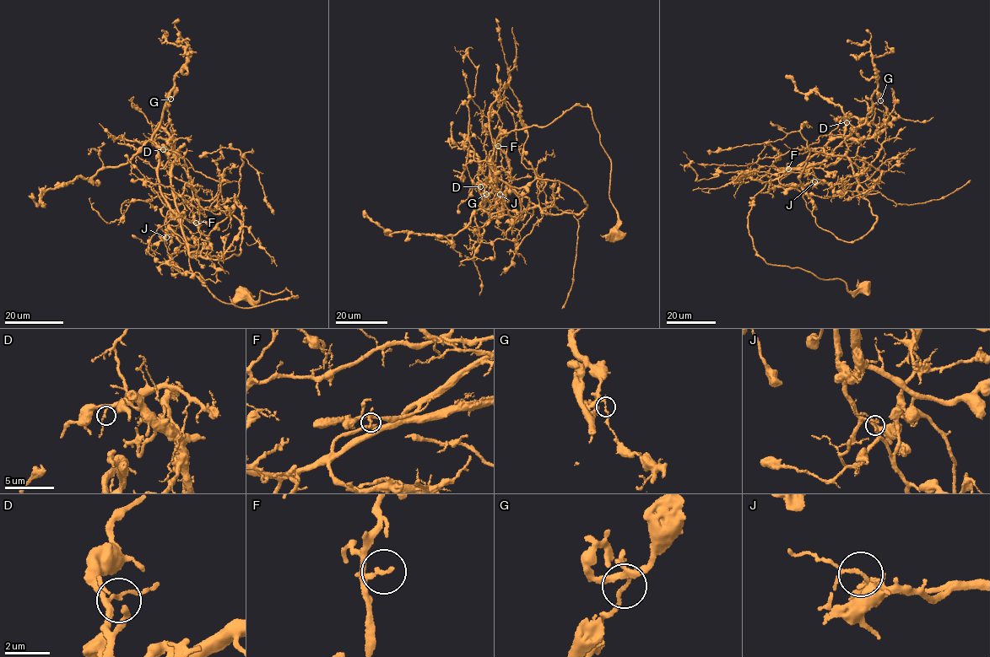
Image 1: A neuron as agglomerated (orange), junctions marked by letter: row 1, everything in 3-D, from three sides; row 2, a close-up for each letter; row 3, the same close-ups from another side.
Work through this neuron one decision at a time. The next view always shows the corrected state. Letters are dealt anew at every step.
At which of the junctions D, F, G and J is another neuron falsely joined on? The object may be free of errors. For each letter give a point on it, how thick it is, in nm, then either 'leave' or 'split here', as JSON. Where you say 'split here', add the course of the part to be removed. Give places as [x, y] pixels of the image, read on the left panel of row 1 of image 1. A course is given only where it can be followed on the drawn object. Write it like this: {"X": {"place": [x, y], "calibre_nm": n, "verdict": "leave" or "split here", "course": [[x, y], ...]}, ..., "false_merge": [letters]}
{"D": {"place": [163, 149], "calibre_nm": 110, "verdict": "leave"}, "F": {"place": [196, 223], "calibre_nm": 160, "verdict": "leave"}, "G": {"place": [170, 99], "calibre_nm": 90, "verdict": "split here", "course": [[170, 99], [199, 207], [243, 232], [240, 254], [210, 255], [240, 151], [273, 212]]}, "J": {"place": [166, 237], "calibre_nm": 130, "verdict": "leave"}, "false_merge": ["G"]}

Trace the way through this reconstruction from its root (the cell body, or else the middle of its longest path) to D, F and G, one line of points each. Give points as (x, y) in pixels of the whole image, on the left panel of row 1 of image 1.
D: (242, 293), (297, 297), (240, 308), (192, 273), (189, 257), (209, 244), (181, 196), (187, 165), (163, 149)
F: (242, 293), (256, 302), (260, 291), (286, 288), (297, 297), (222, 302), (192, 271), (180, 223), (196, 223)
G: (242, 293), (256, 302), (260, 291), (286, 288), (297, 297), (240, 308), (192, 273), (170, 185), (170, 99)

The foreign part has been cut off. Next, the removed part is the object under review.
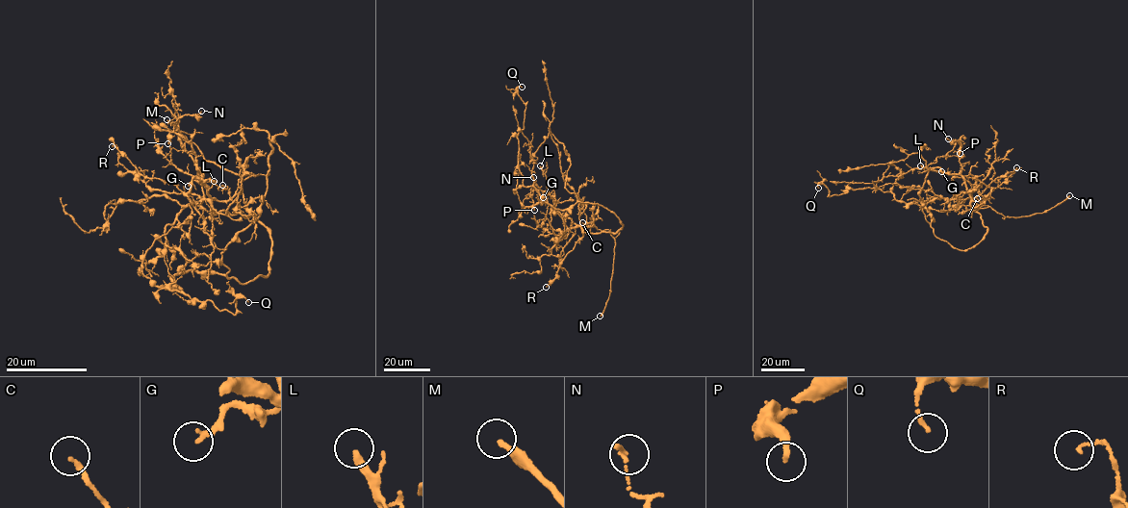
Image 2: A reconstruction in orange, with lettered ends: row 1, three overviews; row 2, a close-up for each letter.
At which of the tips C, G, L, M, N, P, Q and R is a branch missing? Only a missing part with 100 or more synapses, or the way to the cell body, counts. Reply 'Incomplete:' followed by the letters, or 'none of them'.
Incomplete: none of them

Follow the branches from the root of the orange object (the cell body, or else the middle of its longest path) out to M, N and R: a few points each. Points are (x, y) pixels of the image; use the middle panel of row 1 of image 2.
M: (620, 220), (623, 226), (615, 233), (590, 234), (578, 225), (607, 229), (614, 240), (609, 295), (600, 316)
N: (620, 220), (623, 226), (615, 233), (590, 234), (546, 202), (534, 205), (530, 192), (533, 177)
R: (620, 220), (623, 226), (615, 233), (590, 234), (578, 225), (583, 235), (546, 287)

